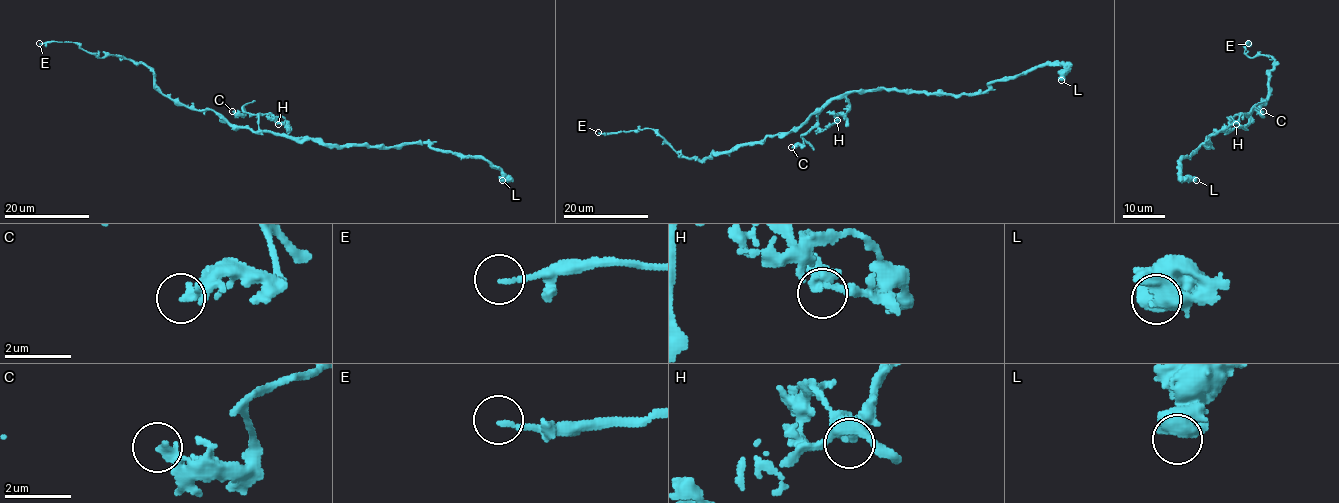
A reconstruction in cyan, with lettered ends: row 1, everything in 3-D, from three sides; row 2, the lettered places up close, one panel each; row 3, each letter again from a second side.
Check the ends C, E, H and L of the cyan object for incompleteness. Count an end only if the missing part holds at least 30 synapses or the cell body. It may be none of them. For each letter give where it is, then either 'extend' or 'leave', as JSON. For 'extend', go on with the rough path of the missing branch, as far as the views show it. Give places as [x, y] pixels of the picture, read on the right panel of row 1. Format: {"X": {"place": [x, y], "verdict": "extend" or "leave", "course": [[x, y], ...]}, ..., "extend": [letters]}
{"C": {"place": [1263, 111], "verdict": "leave"}, "E": {"place": [1248, 43], "verdict": "leave"}, "H": {"place": [1236, 124], "verdict": "leave"}, "L": {"place": [1196, 180], "verdict": "leave"}, "extend": []}

